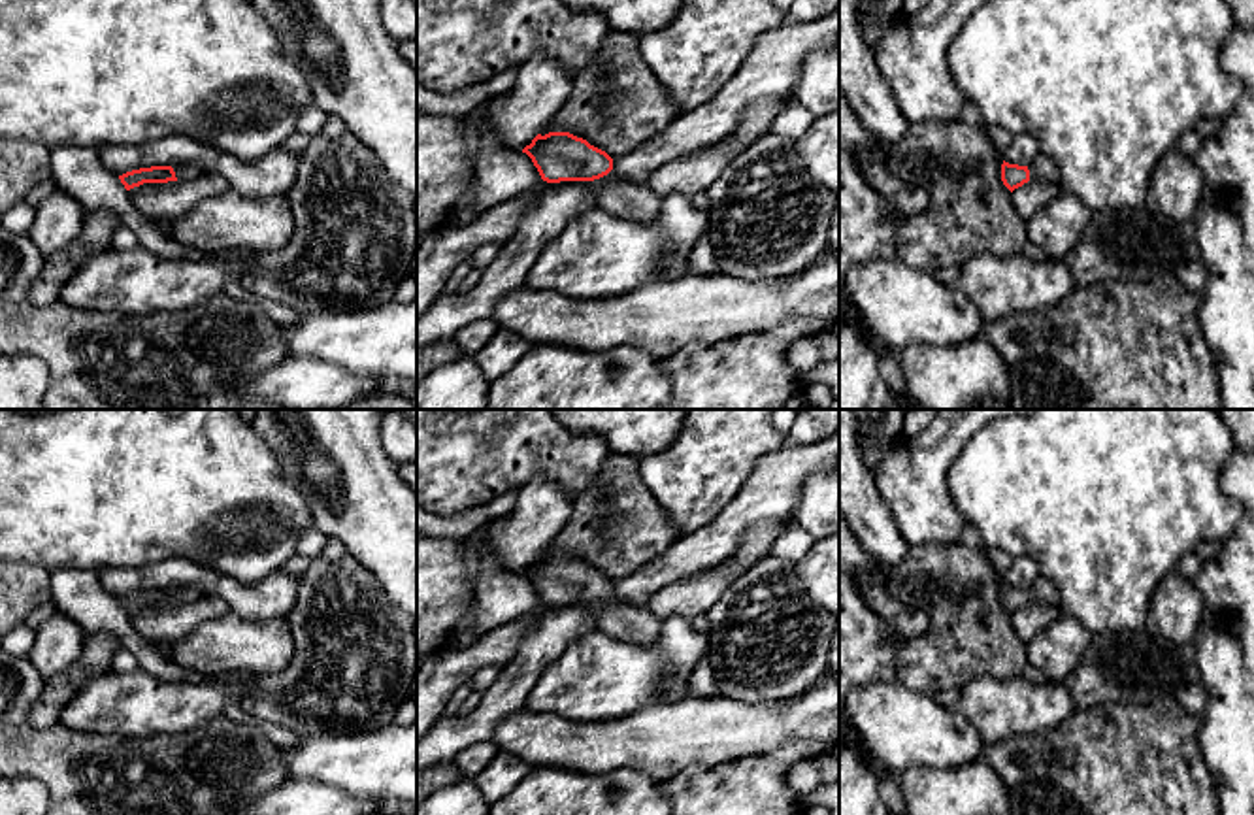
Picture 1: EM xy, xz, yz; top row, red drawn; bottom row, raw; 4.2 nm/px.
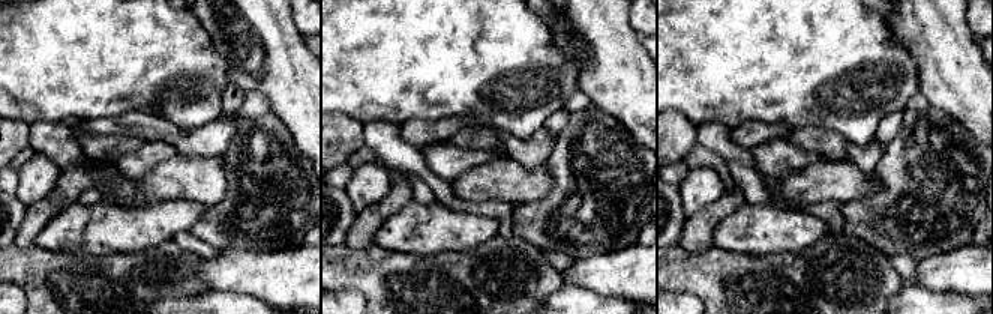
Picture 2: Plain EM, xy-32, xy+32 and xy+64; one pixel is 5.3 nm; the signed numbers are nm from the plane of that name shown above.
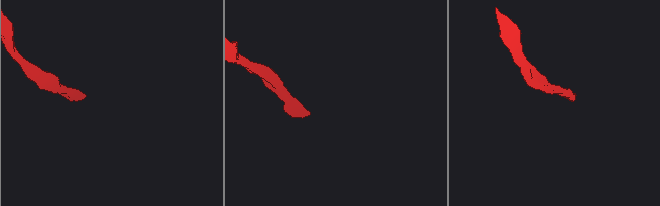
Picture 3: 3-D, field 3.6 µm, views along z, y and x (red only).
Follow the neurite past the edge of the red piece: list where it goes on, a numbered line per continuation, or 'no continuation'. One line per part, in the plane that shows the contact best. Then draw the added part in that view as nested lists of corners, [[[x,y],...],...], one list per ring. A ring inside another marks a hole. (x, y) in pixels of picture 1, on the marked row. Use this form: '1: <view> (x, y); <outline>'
1: xz (630, 200); [[[611,174],[594,179],[596,206],[622,219],[651,223],[660,213],[662,198],[645,183],[628,183]]]

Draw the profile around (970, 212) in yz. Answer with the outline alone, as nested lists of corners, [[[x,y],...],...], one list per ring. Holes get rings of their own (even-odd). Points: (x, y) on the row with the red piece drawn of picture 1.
[[[958,121],[909,123],[905,136],[879,143],[890,172],[928,194],[928,208],[907,217],[896,234],[898,257],[913,268],[935,274],[992,253],[1009,257],[1028,241],[1026,219],[1016,211],[1011,191],[1001,181],[1001,153],[990,140],[990,125]]]

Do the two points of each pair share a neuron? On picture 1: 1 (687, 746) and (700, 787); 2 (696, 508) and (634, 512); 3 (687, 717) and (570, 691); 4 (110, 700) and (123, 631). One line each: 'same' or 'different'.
1: different
2: different
3: different
4: different

